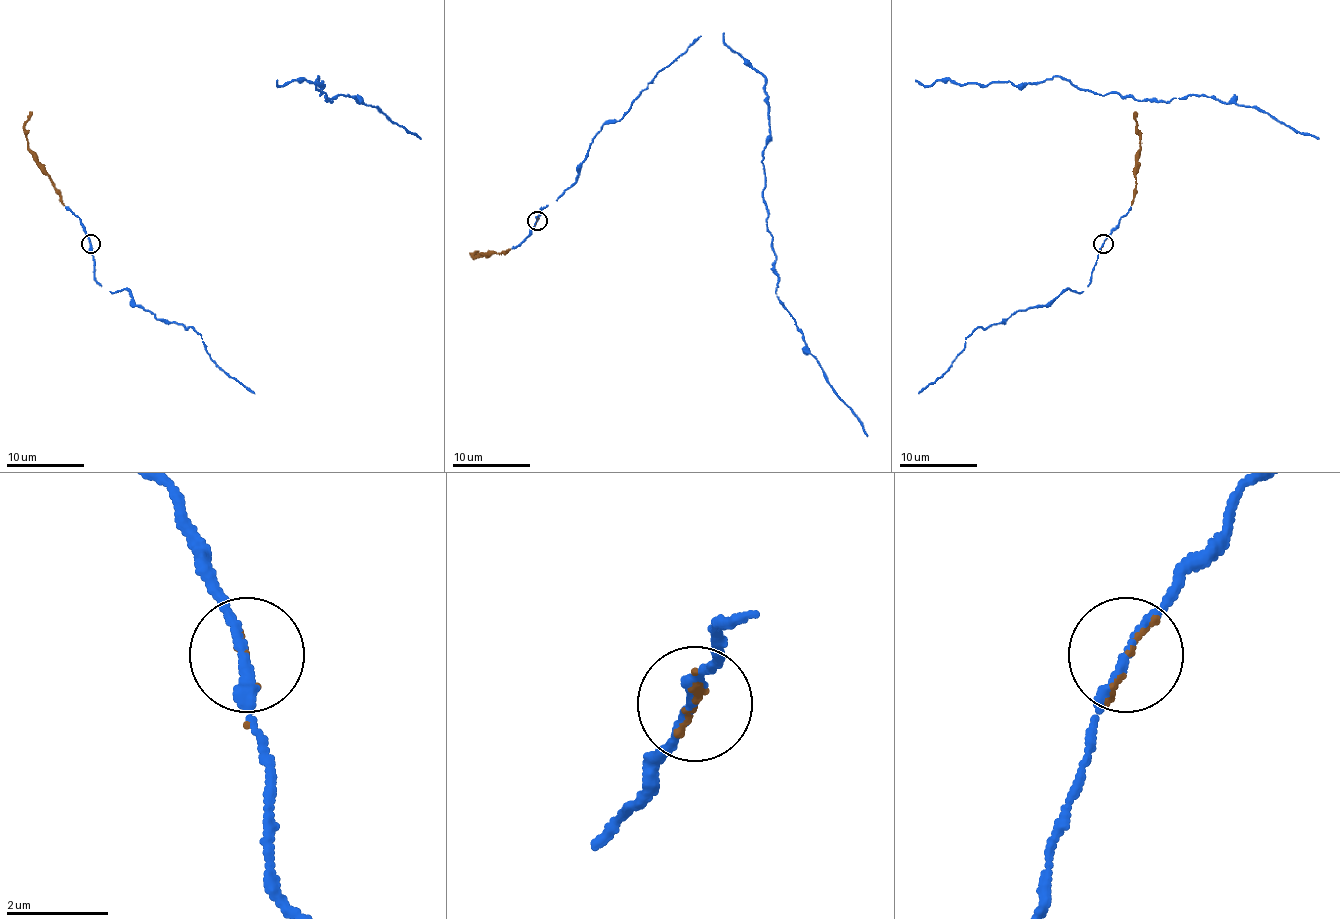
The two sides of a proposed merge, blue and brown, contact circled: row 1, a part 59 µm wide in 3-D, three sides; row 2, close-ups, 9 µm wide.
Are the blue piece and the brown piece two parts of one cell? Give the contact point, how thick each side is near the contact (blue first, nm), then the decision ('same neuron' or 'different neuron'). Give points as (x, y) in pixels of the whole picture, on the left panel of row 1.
place (91, 243); calibres 190 and 90 nm; same neuron

